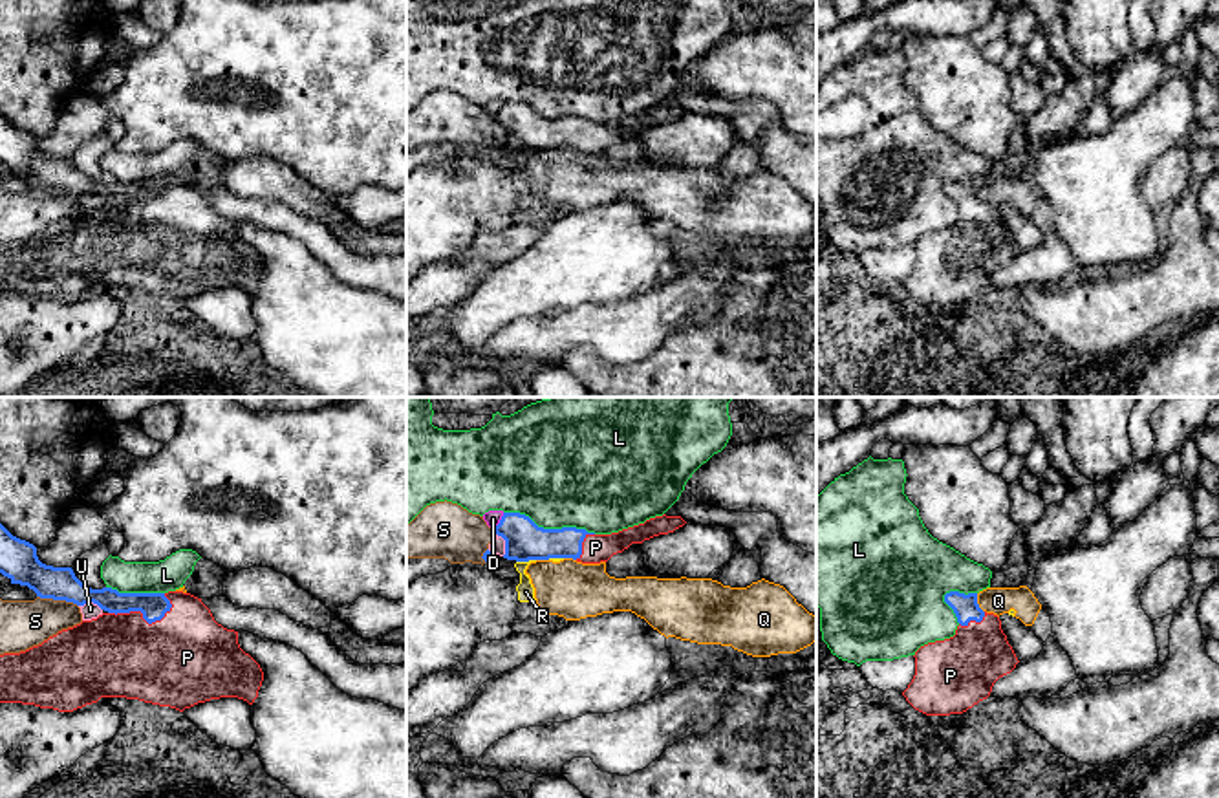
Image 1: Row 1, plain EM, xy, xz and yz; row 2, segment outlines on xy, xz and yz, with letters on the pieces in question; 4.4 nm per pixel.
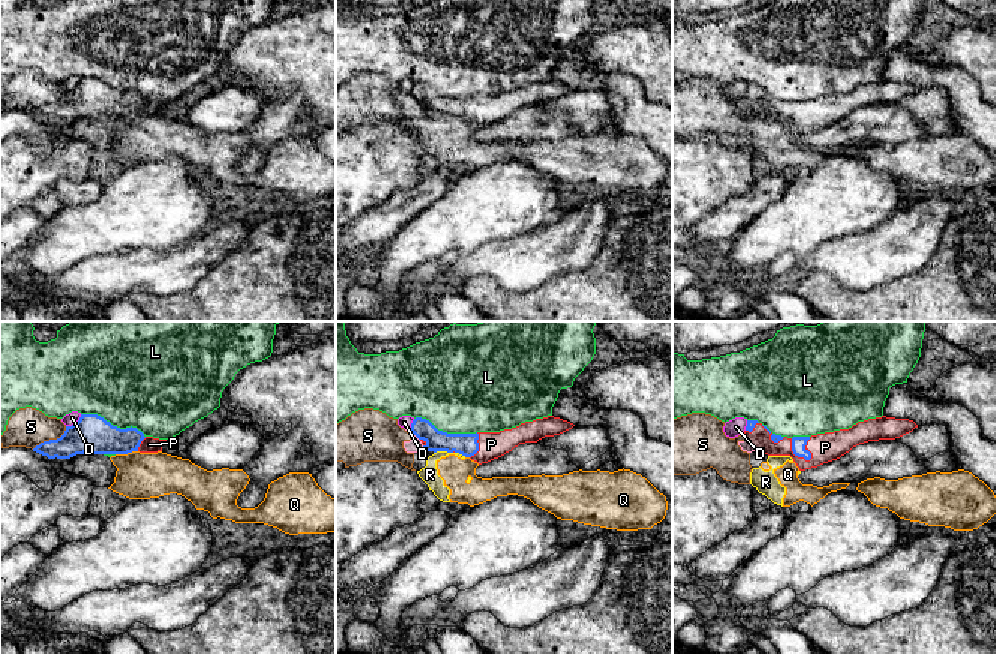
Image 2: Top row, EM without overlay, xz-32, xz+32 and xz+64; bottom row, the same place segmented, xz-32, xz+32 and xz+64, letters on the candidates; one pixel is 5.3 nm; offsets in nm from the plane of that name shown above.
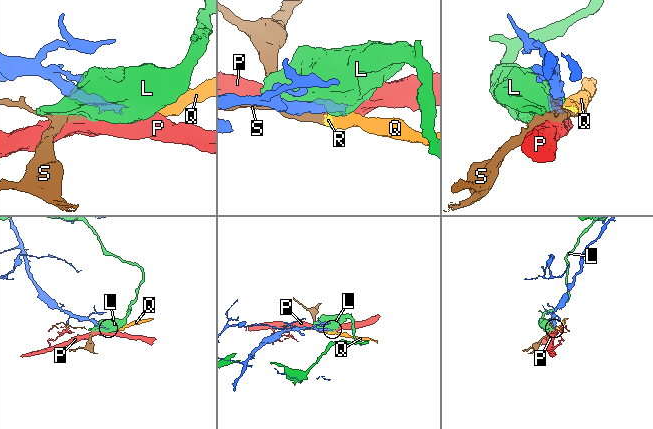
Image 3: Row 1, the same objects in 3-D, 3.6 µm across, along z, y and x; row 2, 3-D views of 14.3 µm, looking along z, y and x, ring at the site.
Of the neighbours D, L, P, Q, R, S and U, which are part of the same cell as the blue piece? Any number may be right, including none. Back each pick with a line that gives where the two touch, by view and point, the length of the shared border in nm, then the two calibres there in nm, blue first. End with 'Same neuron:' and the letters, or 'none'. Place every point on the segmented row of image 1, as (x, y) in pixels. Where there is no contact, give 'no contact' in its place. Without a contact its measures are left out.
P: contact xy (141, 612); length 300 nm; calibres 120 and 380 nm
Same neuron: P

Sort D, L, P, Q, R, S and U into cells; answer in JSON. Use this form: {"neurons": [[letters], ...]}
{"neurons": [["D"], ["L"], ["P"], ["Q", "R", "S", "U"]]}

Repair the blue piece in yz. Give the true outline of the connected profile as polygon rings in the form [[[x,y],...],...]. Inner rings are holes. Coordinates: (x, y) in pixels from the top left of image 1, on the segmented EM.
[[[950,591],[944,602],[957,617],[955,635],[915,652],[915,675],[902,692],[926,716],[963,714],[987,699],[994,683],[1019,663],[1001,620],[977,604],[977,593]]]

